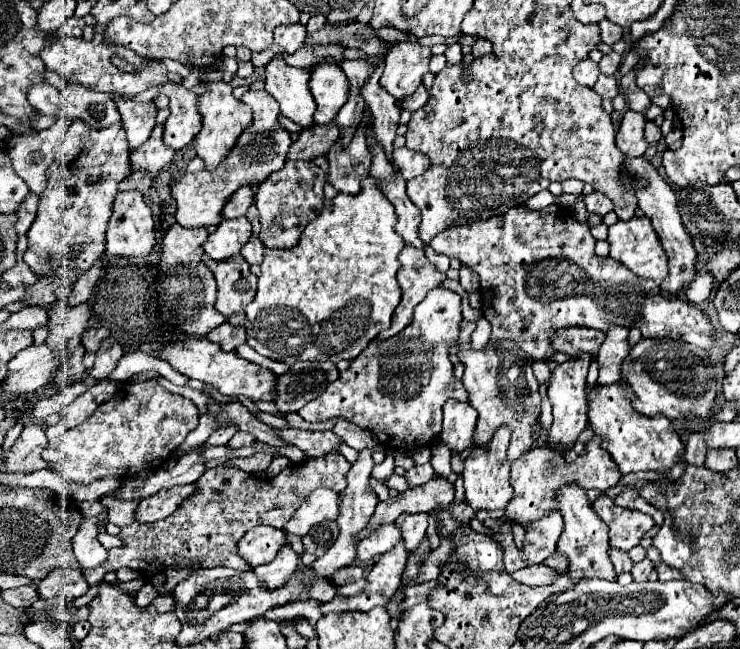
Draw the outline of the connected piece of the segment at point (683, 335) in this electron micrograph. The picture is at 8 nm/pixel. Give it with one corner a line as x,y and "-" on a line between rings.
556,204
541,211
533,211
519,205
487,221
445,229
429,243
437,253
459,259
463,265
467,265
481,277
483,315
493,327
489,339
491,345
501,339
515,341
533,361
537,361
547,359
555,353
553,339
559,329
593,327
599,331
607,331
611,325
637,327
641,329
643,337
649,339
683,339
701,349
711,349
715,345
717,337
713,333
713,323
701,309
697,309
689,301
681,301
679,297
665,299
661,295
661,289
657,289
653,281
637,277
633,271
625,269
625,265
611,257
597,257
595,239
589,231
589,225
581,225
573,219
571,223
567,223
565,216
565,211

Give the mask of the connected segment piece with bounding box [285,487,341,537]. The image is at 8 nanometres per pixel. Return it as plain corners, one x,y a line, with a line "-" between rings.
315,489
307,501
297,509
293,519
285,525
285,531
303,537
315,523
335,521
341,509
341,495
333,489

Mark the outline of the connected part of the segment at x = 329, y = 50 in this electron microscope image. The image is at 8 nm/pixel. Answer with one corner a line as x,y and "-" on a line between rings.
305,44
293,54
287,54
286,62
294,67
310,68
322,61
322,58
333,57
337,61
343,61
343,47
339,44
309,45

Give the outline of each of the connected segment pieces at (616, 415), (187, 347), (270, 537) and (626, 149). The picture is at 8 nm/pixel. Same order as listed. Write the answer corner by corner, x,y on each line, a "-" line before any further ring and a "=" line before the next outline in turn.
617,383
601,389
595,387
589,393
589,423
591,429
603,437
603,449
607,449
613,457
613,461
617,463
619,471
631,473
631,471
669,471
673,469
683,453
685,453
685,445
679,437
679,433
675,431
673,423
667,417
641,417
641,413
637,413
631,405
631,389
619,387
=
189,337
185,341
175,341
163,347
159,353
165,361
169,361
179,373
183,373
189,379
199,379
203,383
213,385
223,395
243,395
255,402
260,411
275,414
281,417
286,415
277,410
274,402
277,399
277,375
261,365
255,365
243,357
239,357
235,351
225,353
217,343
211,343
207,337
=
259,525
241,537
237,547
239,547
239,555
251,567
257,567
257,565
273,561
273,557
277,555
281,545
285,545
285,543
287,543
285,533
281,529
=
627,111
621,119
621,127
617,131
617,145
625,155
643,155
647,149
647,139
645,139
645,115
637,111

